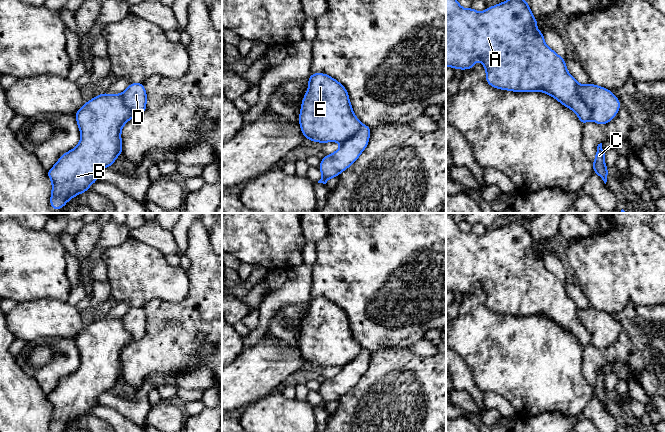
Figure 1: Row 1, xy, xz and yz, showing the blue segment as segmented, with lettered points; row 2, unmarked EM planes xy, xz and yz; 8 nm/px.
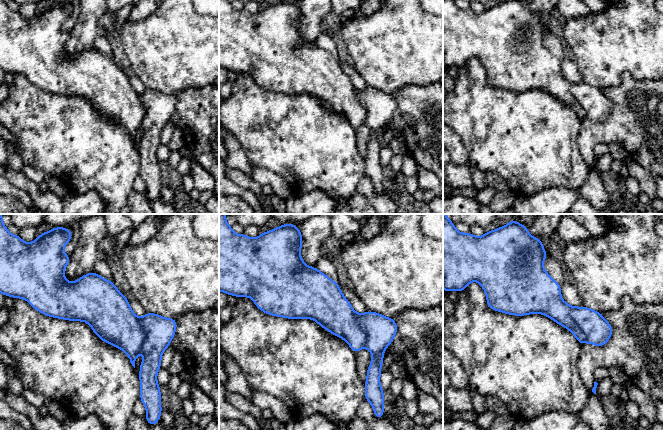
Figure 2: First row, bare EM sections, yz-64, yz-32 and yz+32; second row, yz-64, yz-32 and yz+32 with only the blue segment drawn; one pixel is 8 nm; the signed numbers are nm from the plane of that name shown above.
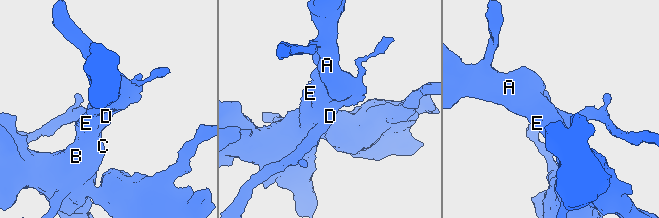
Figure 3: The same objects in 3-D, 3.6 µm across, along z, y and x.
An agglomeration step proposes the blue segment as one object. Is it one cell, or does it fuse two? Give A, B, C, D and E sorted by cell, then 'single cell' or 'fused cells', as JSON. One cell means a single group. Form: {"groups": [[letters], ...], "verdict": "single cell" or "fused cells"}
{"groups": [["A", "B", "E"], ["C", "D"]], "verdict": "fused cells"}

